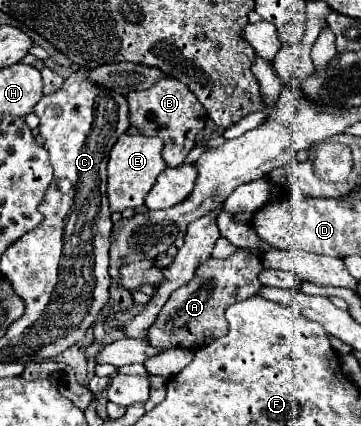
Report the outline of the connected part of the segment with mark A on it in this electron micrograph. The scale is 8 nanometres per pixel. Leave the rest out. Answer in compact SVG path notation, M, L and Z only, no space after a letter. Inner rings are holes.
M237 247L237 251L227 259L207 259L185 287L171 293L155 323L149 327L149 343L155 347L185 347L201 349L207 343L227 335L229 325L223 311L235 303L257 293L261 287L257 275L261 271L259 255L251 253L247 247Z

